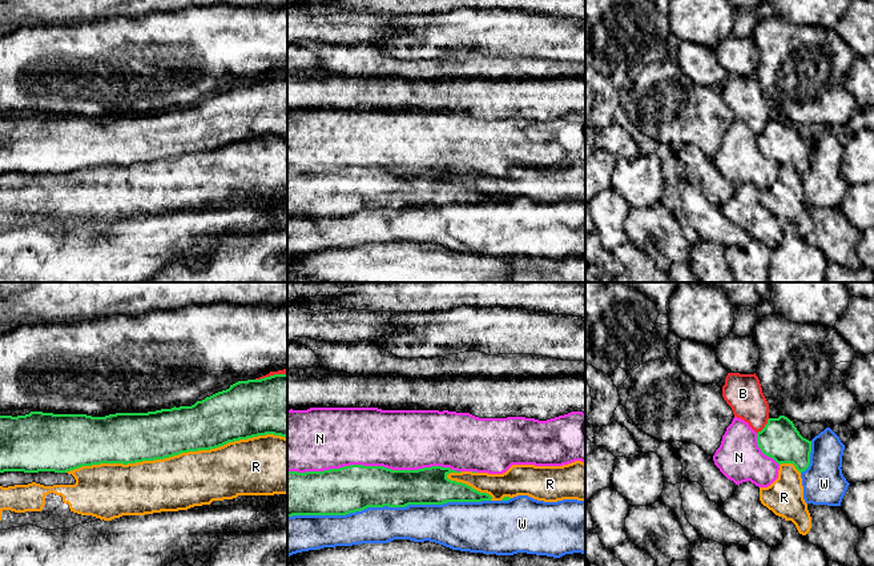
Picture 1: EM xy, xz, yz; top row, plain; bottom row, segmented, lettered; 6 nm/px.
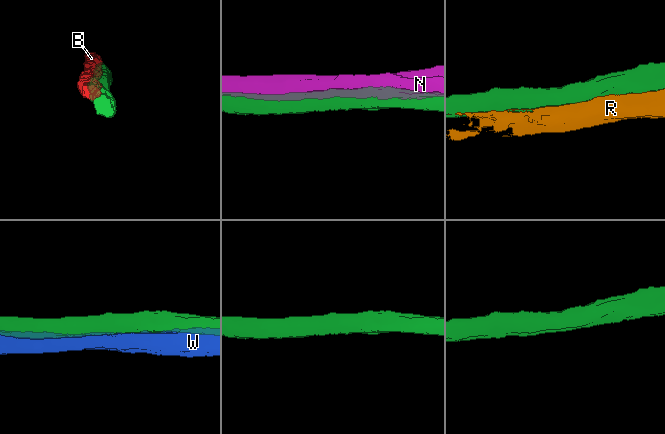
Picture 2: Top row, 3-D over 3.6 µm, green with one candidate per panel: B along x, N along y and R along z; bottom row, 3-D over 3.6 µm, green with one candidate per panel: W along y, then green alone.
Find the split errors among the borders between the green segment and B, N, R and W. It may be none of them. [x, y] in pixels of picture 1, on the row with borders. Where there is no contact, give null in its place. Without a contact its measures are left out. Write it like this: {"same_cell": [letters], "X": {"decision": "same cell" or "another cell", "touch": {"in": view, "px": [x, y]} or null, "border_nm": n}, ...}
{"same_cell": [], "B": {"decision": "another cell", "touch": {"in": "yz", "px": [765, 426]}, "border_nm": 120}, "N": {"decision": "another cell", "touch": {"in": "xz", "px": [374, 466]}, "border_nm": 1050}, "R": {"decision": "another cell", "touch": {"in": "xy", "px": [176, 454]}, "border_nm": 1350}, "W": {"decision": "another cell", "touch": {"in": "xz", "px": [389, 506]}, "border_nm": 1200}}

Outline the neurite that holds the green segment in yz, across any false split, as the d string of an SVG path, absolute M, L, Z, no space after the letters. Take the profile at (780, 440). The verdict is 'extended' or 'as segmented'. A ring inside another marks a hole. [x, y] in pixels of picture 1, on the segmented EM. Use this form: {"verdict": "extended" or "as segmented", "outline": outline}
{"verdict": "as segmented", "outline": "M785 416L768 420L765 427L757 433L757 445L778 465L793 463L800 473L810 465L811 441L803 438Z"}

